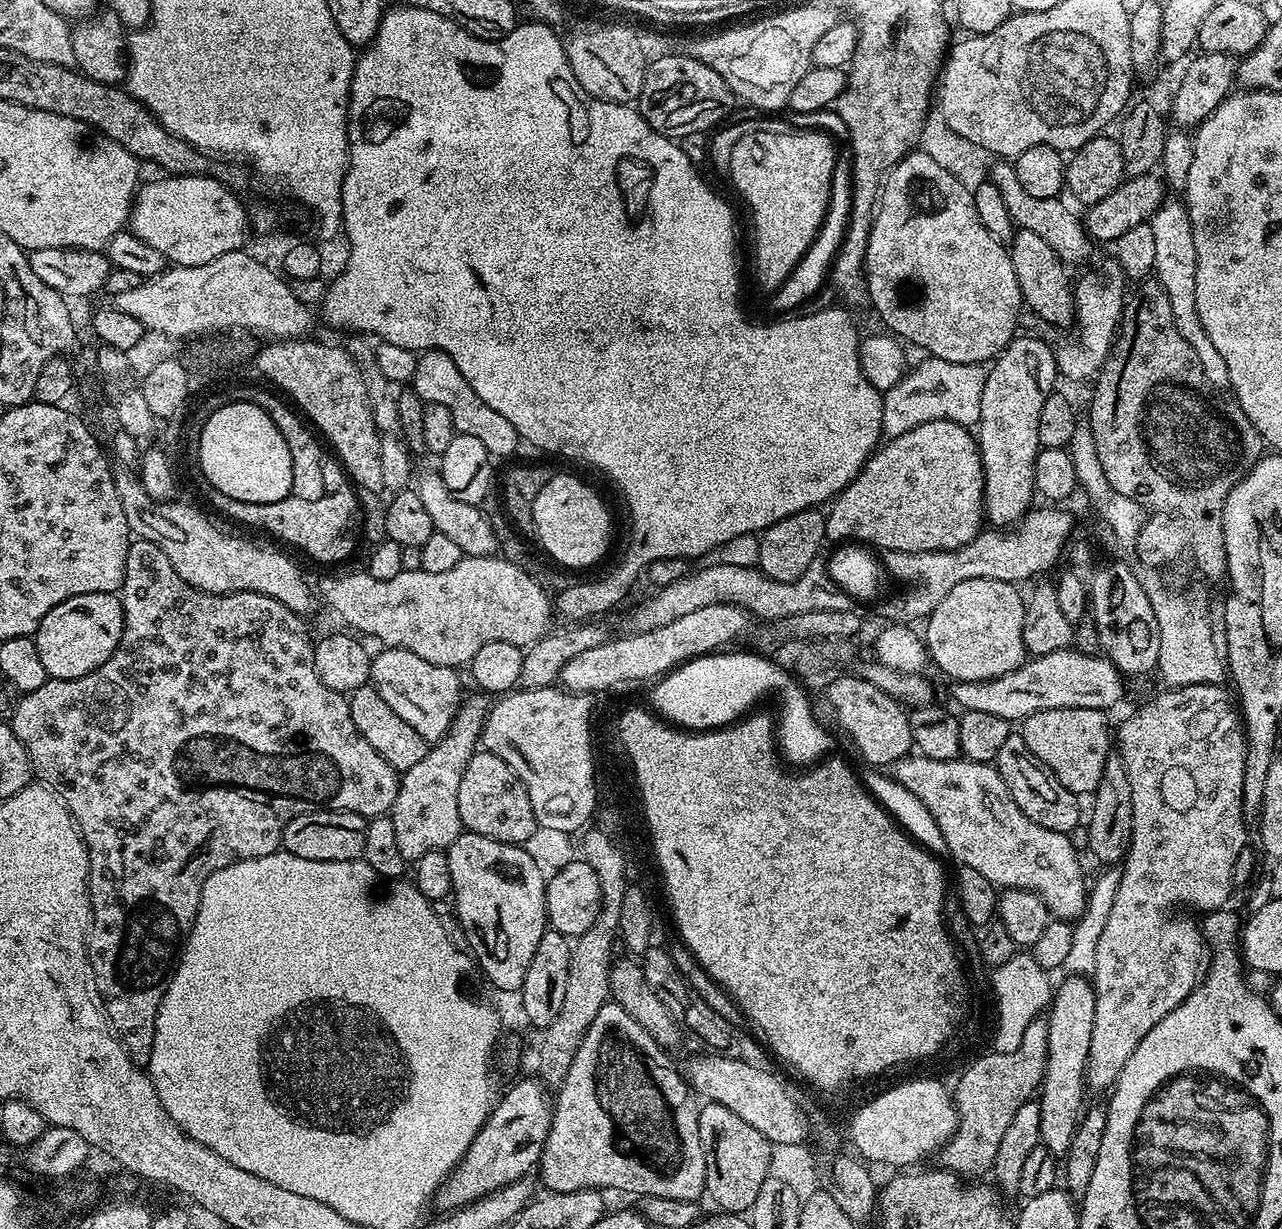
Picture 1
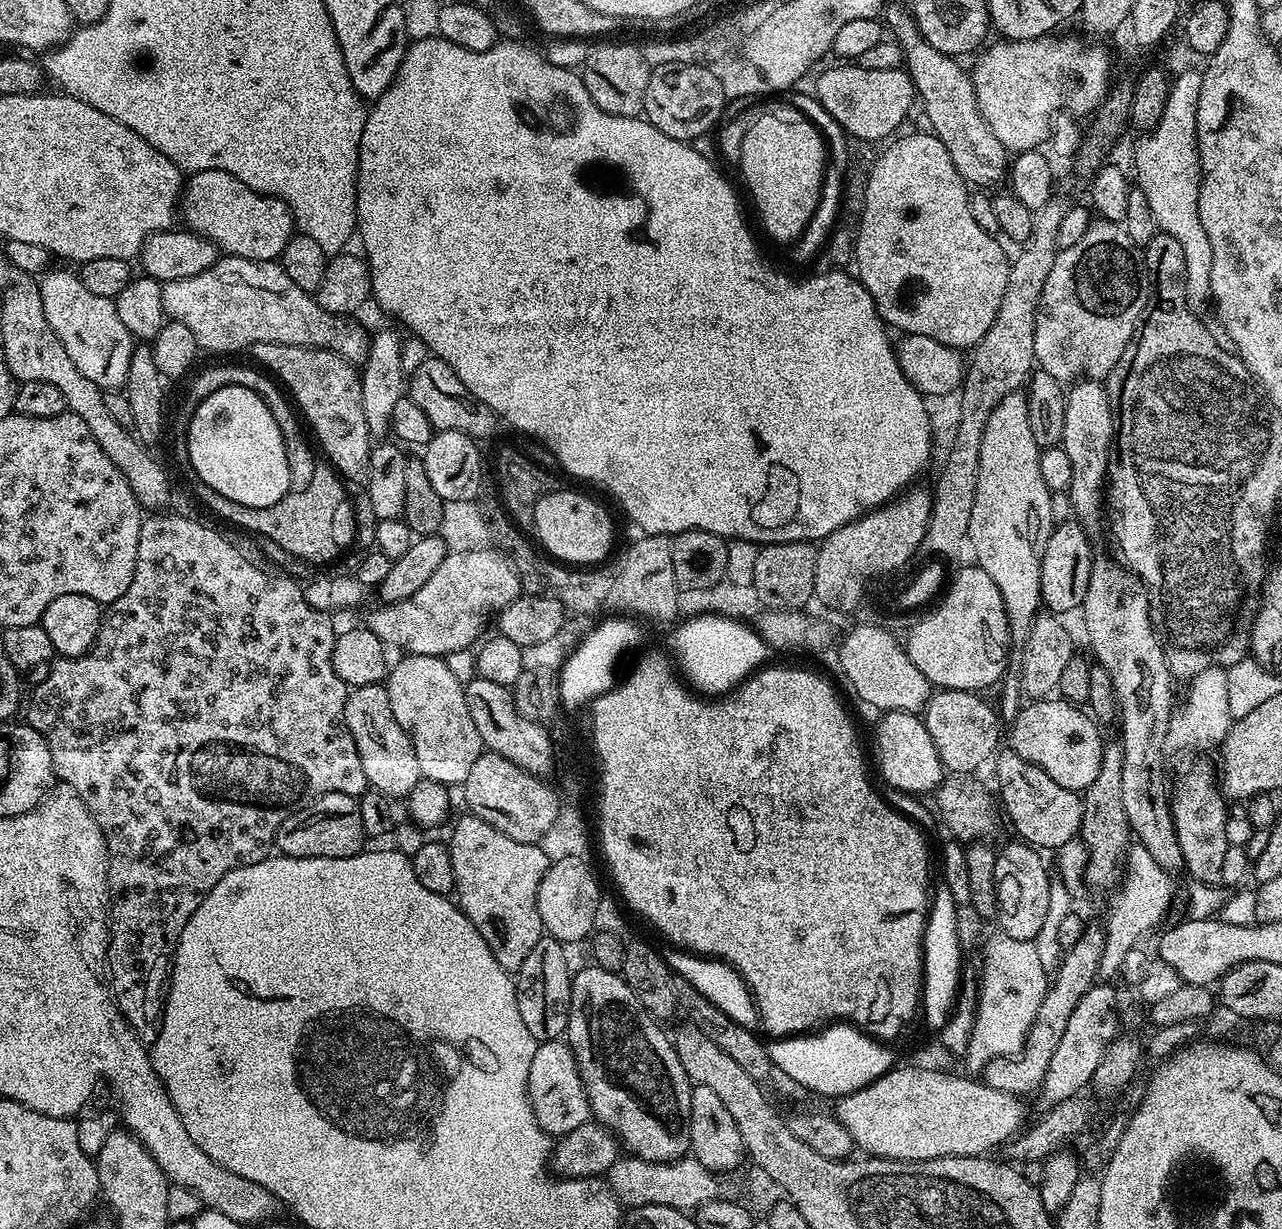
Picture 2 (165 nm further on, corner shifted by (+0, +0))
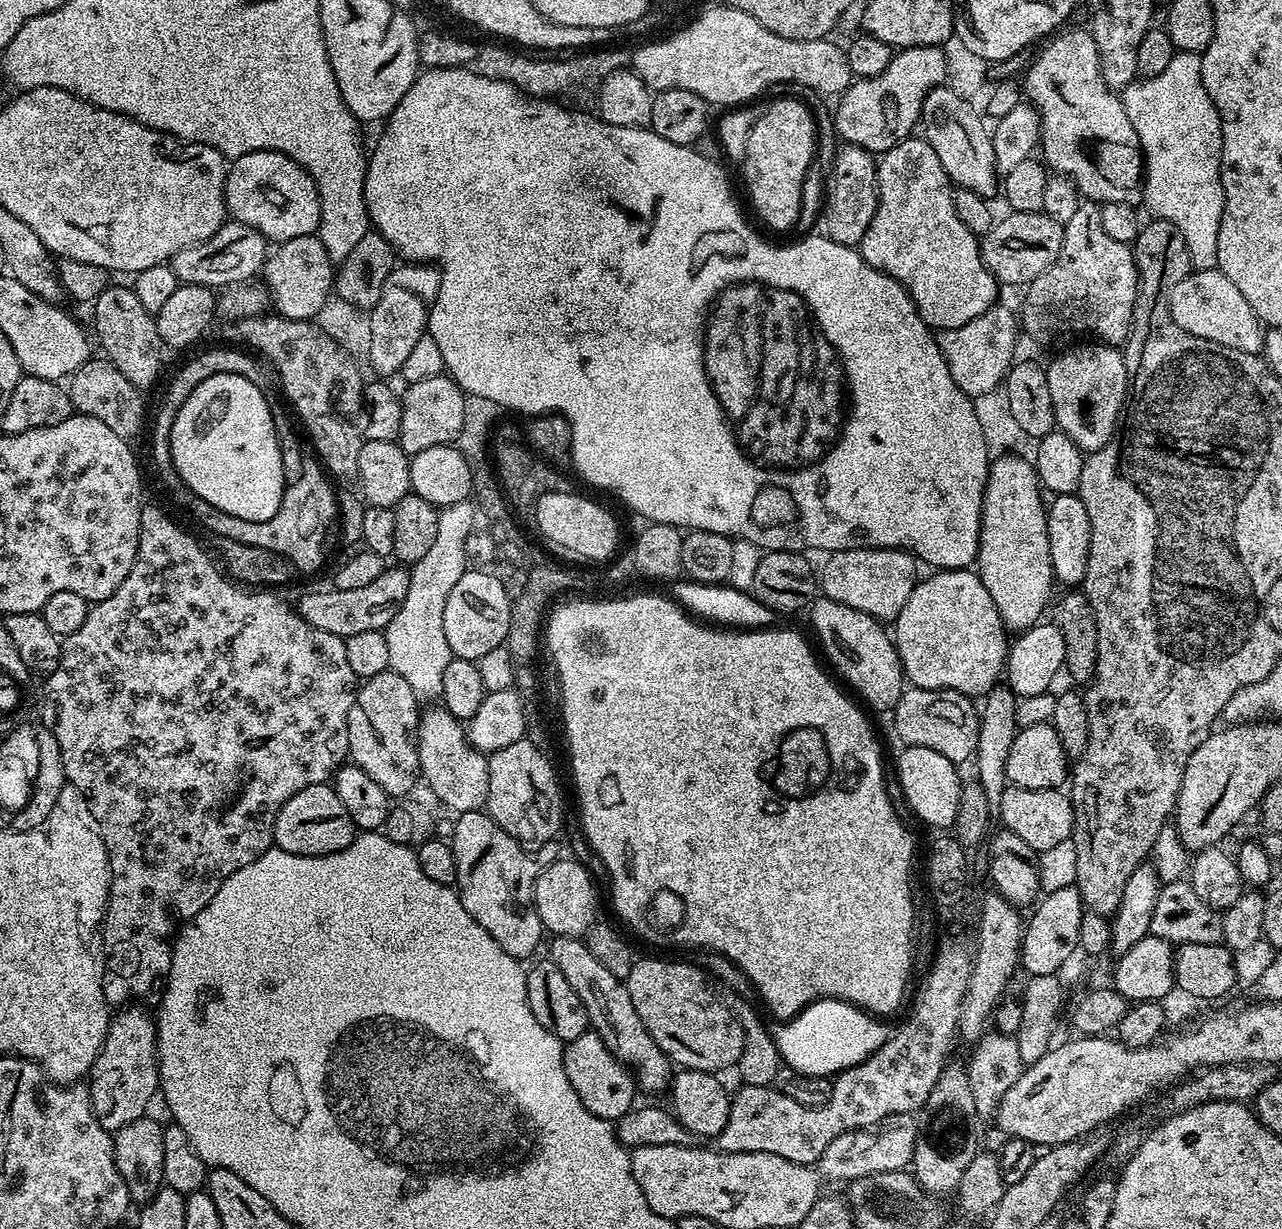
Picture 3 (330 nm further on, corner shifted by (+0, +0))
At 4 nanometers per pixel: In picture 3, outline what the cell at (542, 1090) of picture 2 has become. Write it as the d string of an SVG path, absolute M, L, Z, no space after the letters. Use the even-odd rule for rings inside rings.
M594 1030L586 1031L564 1044L564 1069L582 1106L586 1106L586 1110L598 1118L615 1122L622 1119L637 1103L638 1085L633 1073L612 1055L612 1051Z

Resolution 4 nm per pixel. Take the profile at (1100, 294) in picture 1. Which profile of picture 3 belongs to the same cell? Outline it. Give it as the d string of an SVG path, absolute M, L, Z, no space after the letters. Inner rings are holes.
M1092 200L1079 203L1072 218L1064 223L1063 244L1059 257L1025 289L1026 296L1020 309L1020 326L1038 344L1048 346L1056 340L1076 334L1094 334L1095 339L1110 346L1125 341L1126 321L1133 315L1135 267L1132 266L1132 248L1110 237L1102 228L1100 204Z

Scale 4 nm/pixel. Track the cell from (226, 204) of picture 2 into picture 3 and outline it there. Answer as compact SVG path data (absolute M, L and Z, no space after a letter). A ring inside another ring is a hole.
M258 150L231 161L224 178L224 206L231 219L258 230L269 242L310 236L320 227L320 195L315 182L294 158L274 150Z

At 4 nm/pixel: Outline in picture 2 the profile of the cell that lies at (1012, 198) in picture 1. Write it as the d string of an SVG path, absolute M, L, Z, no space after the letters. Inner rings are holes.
M889 3L882 13L882 20L891 39L893 36L904 51L903 67L916 88L919 103L924 103L924 112L928 115L927 127L932 135L942 142L942 146L946 146L965 184L980 190L992 190L999 180L1001 183L1007 177L1010 154L1002 142L998 142L986 118L982 118L969 73L965 68L963 70L957 57L934 50L934 46L922 38L916 21L906 11L905 5L903 8L900 4Z

